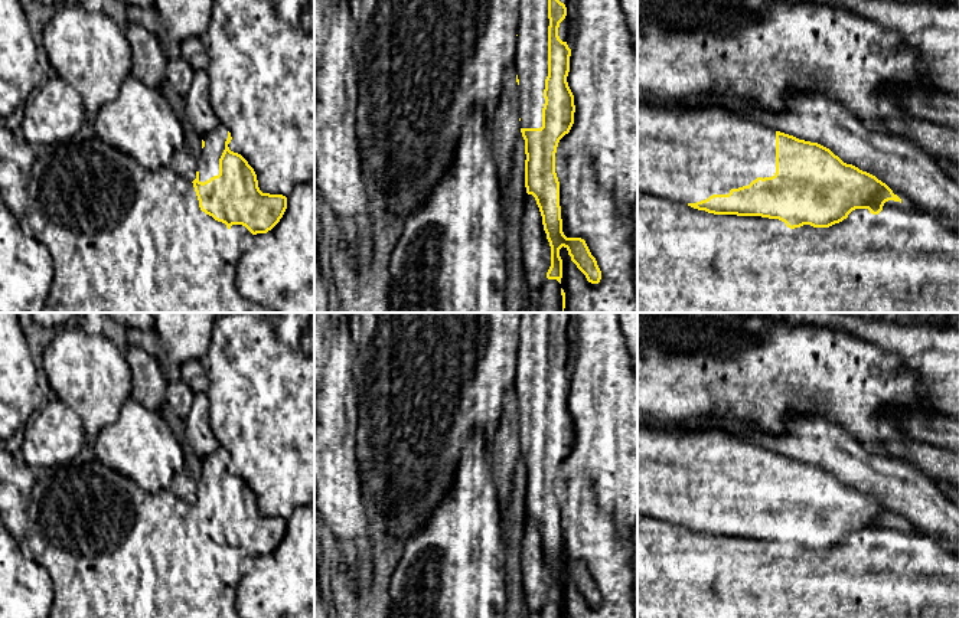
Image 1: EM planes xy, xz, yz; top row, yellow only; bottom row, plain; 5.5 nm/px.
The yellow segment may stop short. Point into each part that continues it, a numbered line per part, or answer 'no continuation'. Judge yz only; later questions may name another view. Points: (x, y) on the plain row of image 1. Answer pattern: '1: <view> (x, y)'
1: yz (684, 478)

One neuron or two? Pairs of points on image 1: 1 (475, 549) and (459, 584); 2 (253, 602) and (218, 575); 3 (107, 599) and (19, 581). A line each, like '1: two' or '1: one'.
1: one
2: two
3: two

